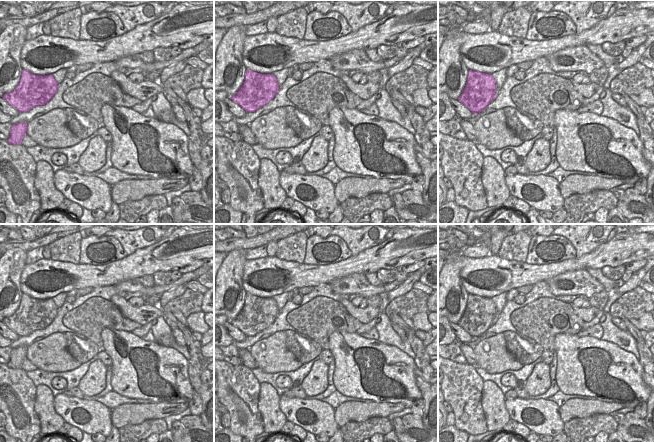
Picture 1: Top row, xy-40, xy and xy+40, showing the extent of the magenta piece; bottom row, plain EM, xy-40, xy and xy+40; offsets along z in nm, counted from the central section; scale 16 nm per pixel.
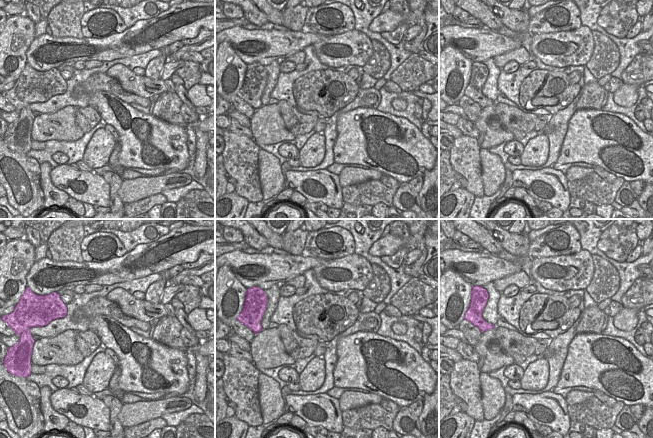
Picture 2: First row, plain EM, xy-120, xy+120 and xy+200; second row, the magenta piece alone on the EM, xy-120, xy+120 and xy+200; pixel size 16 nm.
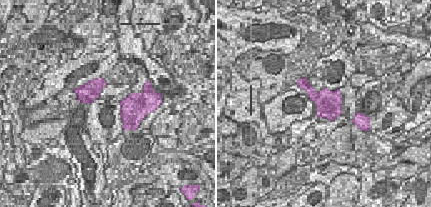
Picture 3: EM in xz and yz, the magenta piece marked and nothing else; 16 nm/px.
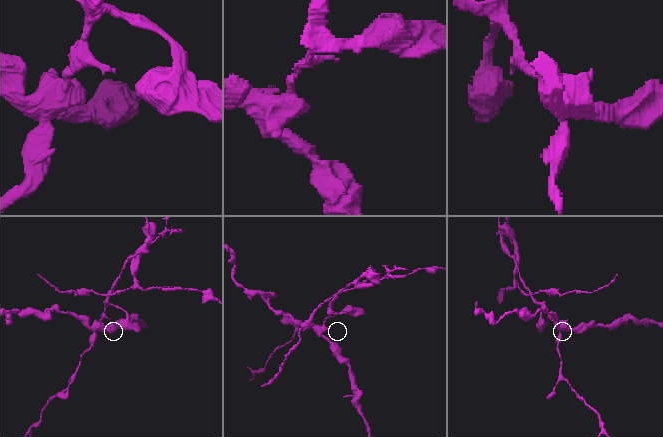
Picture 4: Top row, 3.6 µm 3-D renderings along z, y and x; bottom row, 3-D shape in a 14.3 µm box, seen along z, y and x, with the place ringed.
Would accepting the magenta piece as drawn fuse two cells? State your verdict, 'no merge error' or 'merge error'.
merge error

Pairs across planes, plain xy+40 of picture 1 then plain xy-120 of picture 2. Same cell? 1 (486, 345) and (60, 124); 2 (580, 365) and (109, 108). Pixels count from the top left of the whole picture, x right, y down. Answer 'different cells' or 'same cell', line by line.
1: same cell
2: same cell

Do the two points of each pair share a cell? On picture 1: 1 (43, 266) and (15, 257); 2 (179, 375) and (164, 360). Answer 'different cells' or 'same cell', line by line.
1: different cells
2: same cell

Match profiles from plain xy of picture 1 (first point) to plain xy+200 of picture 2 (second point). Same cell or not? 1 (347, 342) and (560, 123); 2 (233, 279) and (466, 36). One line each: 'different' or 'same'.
1: different
2: different

